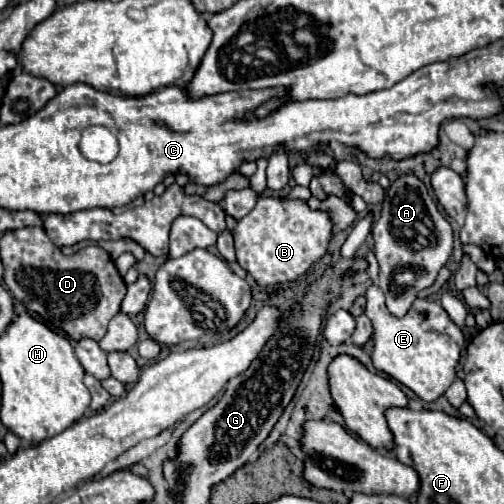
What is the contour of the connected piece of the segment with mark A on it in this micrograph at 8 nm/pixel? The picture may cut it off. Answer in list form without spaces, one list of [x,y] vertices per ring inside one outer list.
[[[415,175],[397,177],[385,195],[385,207],[373,225],[375,257],[379,261],[379,287],[387,297],[387,309],[395,317],[403,317],[417,293],[431,287],[439,269],[453,253],[453,229],[439,213],[427,193],[427,187]]]

